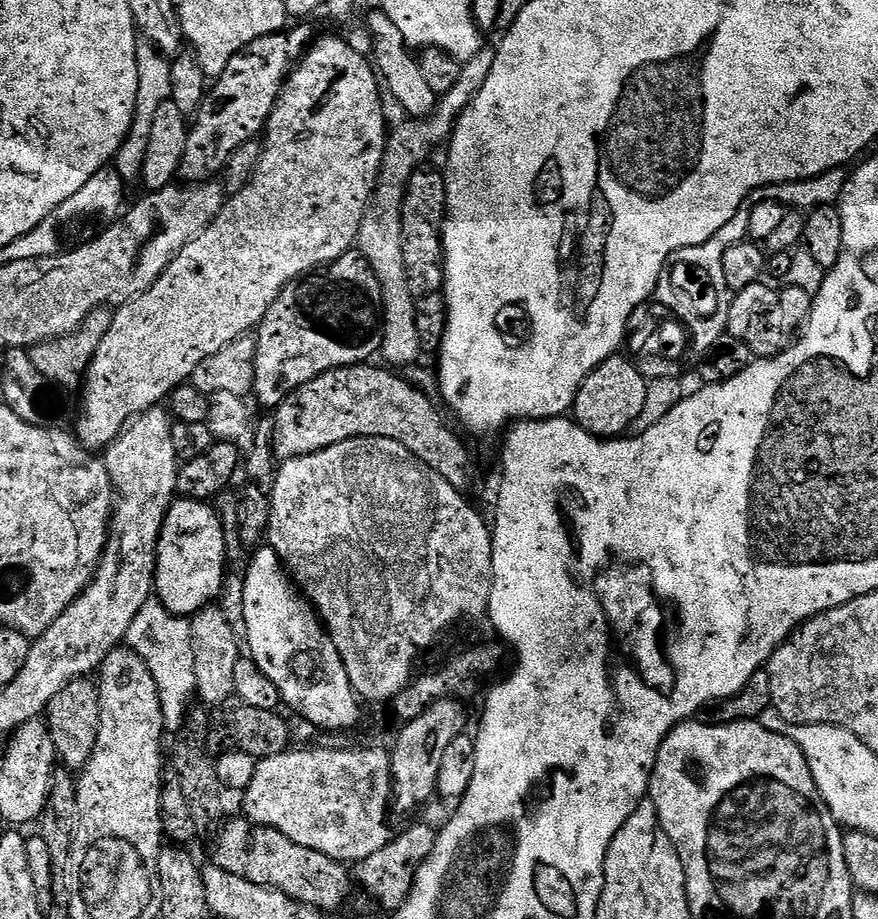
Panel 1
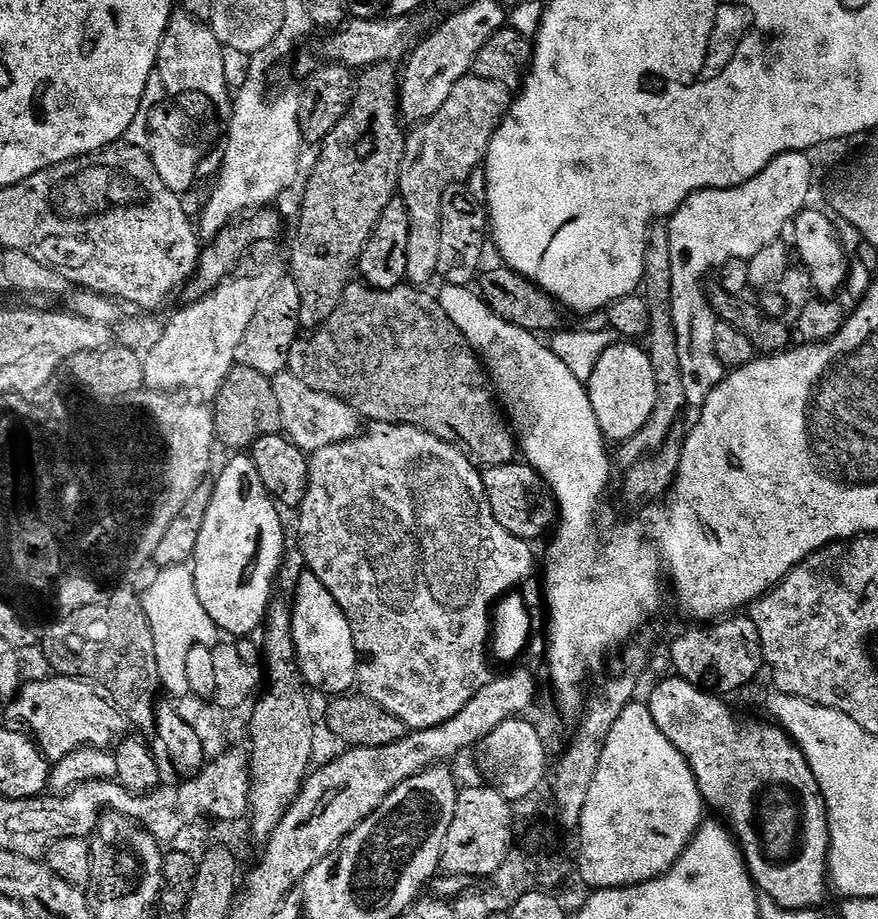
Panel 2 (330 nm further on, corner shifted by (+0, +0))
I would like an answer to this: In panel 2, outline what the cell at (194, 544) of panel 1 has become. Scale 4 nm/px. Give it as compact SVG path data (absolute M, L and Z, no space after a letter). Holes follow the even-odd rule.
M236 454L232 461L225 466L220 472L220 477L214 480L214 498L210 498L210 510L206 510L206 522L202 522L202 534L198 534L198 546L196 547L196 555L194 563L191 565L194 574L194 582L196 583L196 593L202 602L202 606L206 610L206 614L210 614L210 618L216 623L217 629L221 633L229 632L232 638L248 638L252 631L259 629L264 623L264 617L268 614L268 604L274 595L272 583L276 580L276 575L280 572L280 563L284 560L284 524L280 521L282 515L281 509L278 507L271 494L266 490L266 486L262 482L262 478L258 478L258 466L254 466L251 455Z

